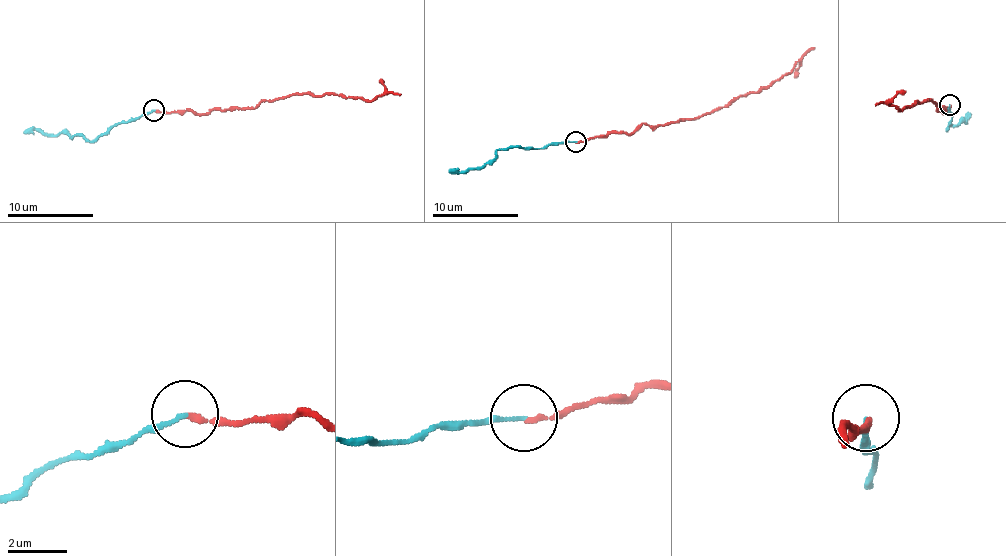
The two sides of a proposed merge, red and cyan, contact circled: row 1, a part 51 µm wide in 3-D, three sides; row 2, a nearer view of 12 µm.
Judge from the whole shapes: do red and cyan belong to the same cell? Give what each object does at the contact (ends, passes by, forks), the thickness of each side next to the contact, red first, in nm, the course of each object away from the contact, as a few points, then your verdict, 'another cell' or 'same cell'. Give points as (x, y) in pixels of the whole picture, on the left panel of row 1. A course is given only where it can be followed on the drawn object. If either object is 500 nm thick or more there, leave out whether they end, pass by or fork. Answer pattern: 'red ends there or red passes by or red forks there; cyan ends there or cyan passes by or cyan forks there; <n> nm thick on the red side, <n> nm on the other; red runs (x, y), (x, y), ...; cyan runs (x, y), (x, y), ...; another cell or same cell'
red ends there; cyan ends there; 170 nm thick on the red side, 130 nm on the other; red runs (154, 110), (210, 113), (249, 109), (263, 101), (302, 93), (373, 100), (382, 95), (384, 85), (378, 80); cyan runs (154, 110), (115, 123), (92, 140), (61, 133), (41, 135), (37, 130), (24, 133); same cell

